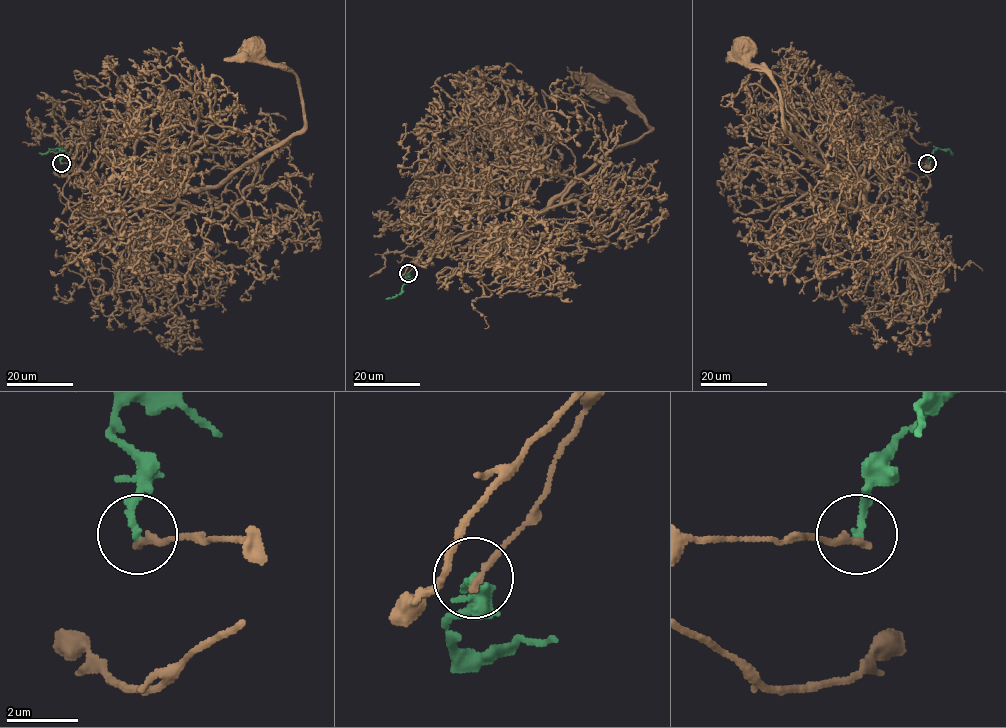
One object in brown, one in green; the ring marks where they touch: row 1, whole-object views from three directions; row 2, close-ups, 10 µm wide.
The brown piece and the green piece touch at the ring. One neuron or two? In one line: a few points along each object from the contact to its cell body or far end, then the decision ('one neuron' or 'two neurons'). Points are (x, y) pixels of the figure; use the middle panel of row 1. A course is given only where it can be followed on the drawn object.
brown via (407, 273), (432, 243), (468, 236), (490, 205), (540, 212), (608, 152), (651, 129), (617, 95), (598, 90) | green via (407, 273), (402, 291), (386, 299) | two neurons

